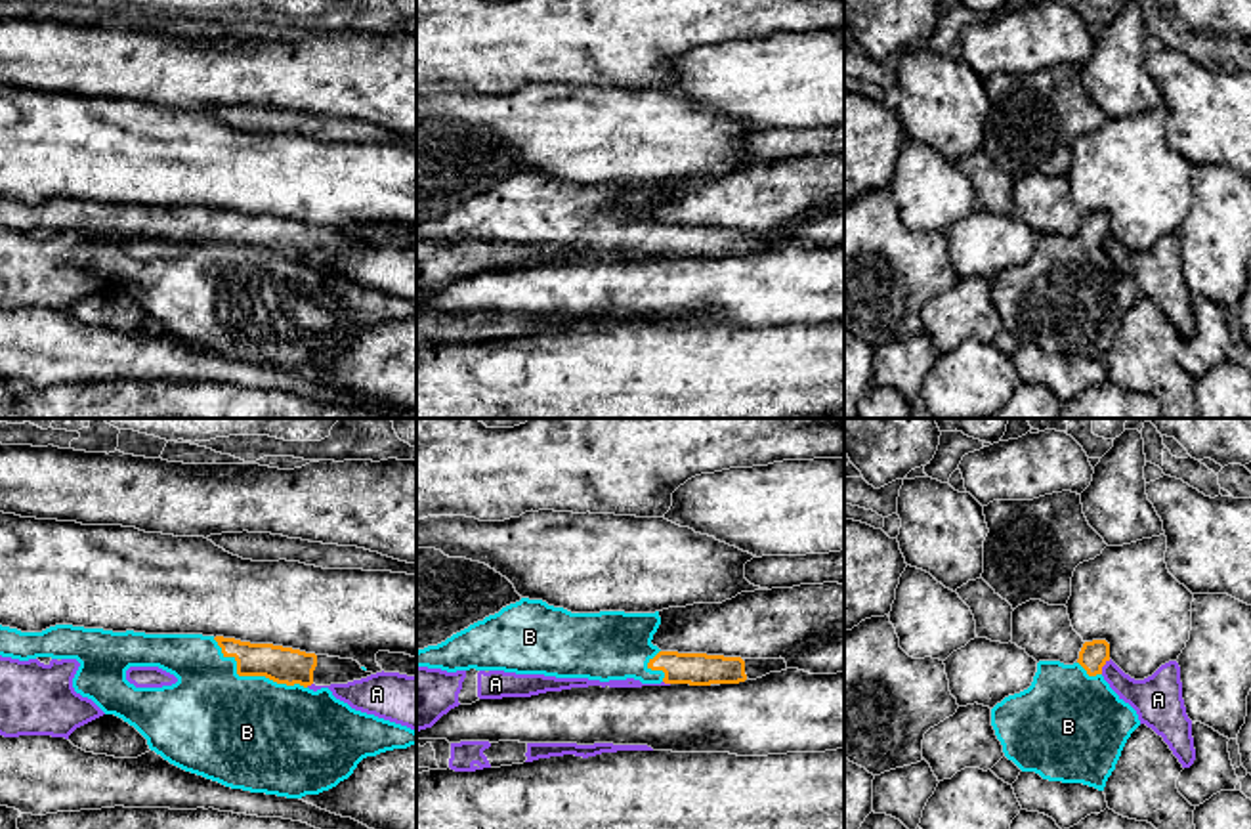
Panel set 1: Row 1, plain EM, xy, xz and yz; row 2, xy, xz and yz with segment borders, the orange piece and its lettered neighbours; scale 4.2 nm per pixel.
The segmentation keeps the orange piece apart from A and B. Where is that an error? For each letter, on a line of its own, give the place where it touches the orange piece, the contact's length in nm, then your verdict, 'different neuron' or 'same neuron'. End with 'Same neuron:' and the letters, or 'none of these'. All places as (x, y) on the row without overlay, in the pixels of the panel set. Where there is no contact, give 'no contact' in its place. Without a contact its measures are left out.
A: yz (1102, 237) | 80 nm | different neuron
B: xy (253, 247) | 460 nm | same neuron
Same neuron: B

